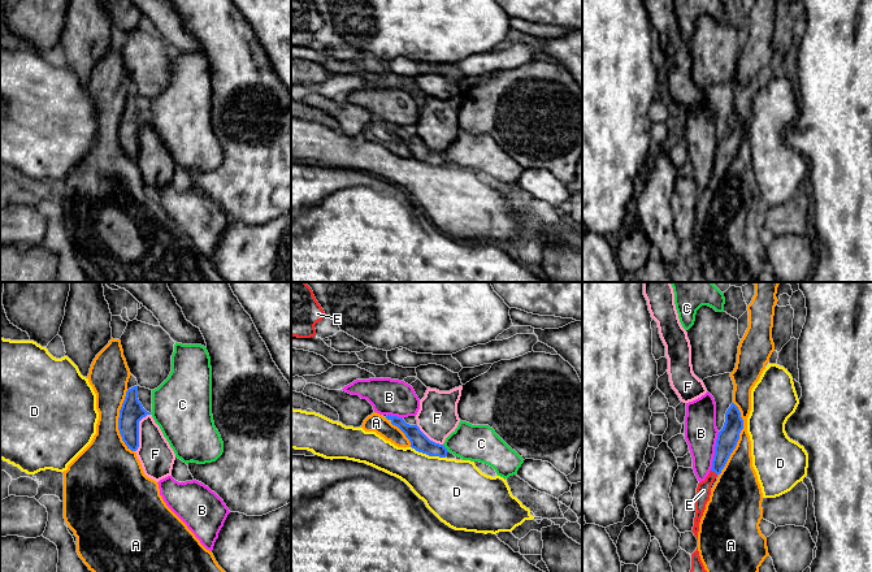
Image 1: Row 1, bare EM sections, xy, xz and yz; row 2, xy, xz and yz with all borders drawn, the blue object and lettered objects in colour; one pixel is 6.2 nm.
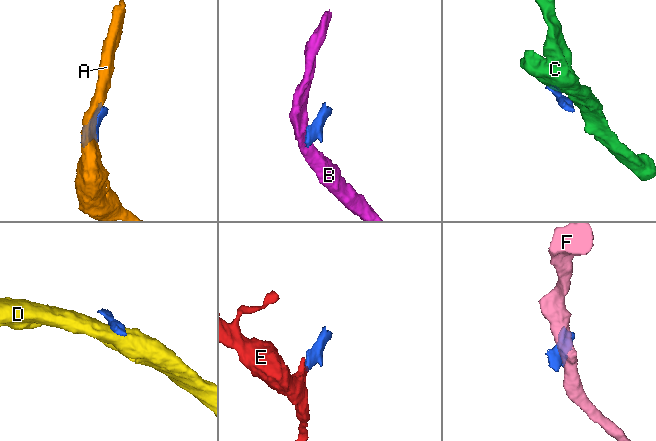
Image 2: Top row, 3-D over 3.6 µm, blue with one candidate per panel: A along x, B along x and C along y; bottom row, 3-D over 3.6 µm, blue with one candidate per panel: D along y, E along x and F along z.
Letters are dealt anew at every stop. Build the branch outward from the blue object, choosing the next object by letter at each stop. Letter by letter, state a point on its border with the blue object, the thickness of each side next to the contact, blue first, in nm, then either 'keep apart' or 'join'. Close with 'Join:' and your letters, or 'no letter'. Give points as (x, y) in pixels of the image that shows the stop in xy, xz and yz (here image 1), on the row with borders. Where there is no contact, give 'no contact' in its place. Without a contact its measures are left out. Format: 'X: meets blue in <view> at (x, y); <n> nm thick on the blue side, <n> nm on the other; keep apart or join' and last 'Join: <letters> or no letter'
A: meets blue in xy at (118, 421); 150 nm thick on the blue side, 300 nm on the other; keep apart
B: meets blue in yz at (715, 451); 130 nm thick on the blue side, 200 nm on the other; keep apart
C: meets blue in xz at (446, 449); 110 nm thick on the blue side, 220 nm on the other; keep apart
D: meets blue in xz at (428, 454); 110 nm thick on the blue side, 360 nm on the other; keep apart
E: meets blue in yz at (714, 471); 130 nm thick on the blue side, 90 nm on the other; join
F: meets blue in xy at (138, 432); 150 nm thick on the blue side, 220 nm on the other; keep apart
Join: E

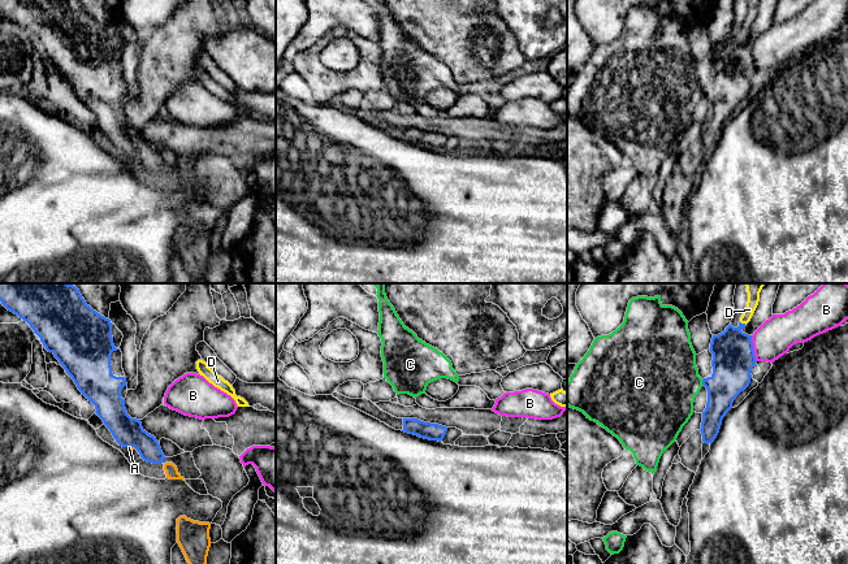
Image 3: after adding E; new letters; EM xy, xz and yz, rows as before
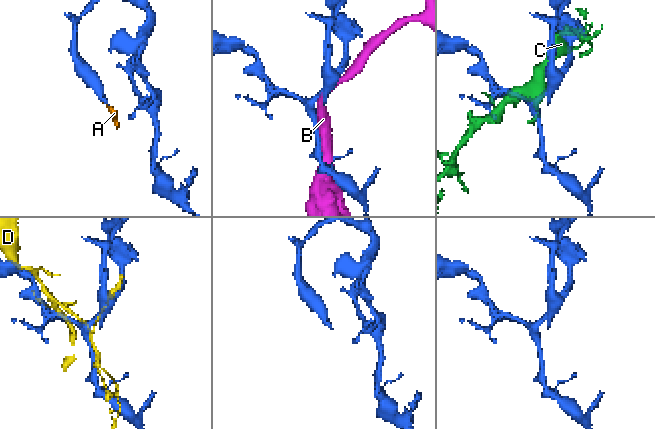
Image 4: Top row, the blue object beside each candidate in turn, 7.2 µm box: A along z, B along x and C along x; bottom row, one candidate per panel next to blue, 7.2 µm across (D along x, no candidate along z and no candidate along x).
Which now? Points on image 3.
A: meets blue in xy at (133, 446); 180 nm thick on the blue side, 20 nm on the other; join
B: meets blue in yz at (752, 348); 260 nm thick on the blue side, 240 nm on the other; keep apart
C: meets blue in yz at (702, 382); 260 nm thick on the blue side, 460 nm on the other; keep apart
D: meets blue in yz at (743, 324); 260 nm thick on the blue side, 100 nm on the other; keep apart
Join: A

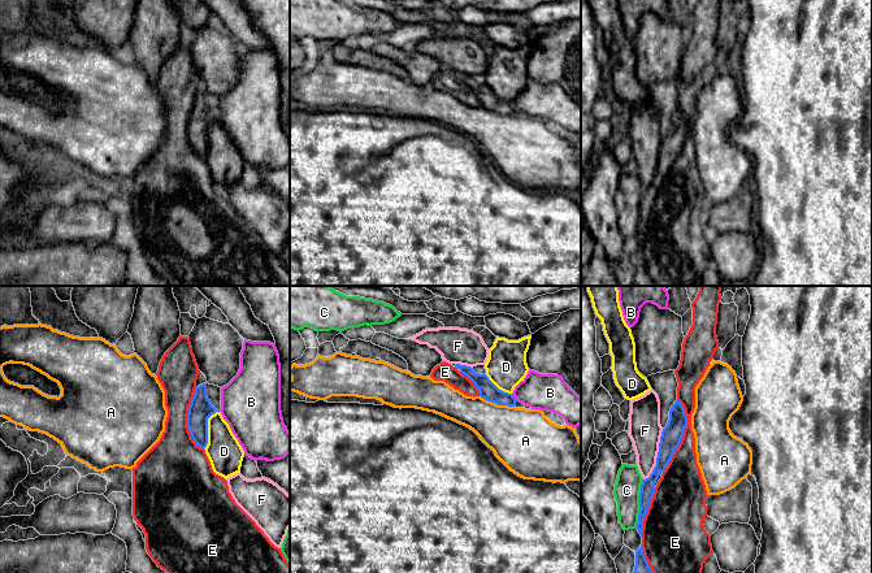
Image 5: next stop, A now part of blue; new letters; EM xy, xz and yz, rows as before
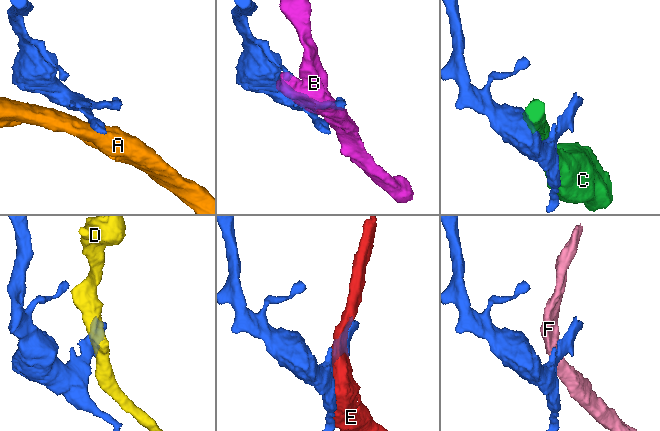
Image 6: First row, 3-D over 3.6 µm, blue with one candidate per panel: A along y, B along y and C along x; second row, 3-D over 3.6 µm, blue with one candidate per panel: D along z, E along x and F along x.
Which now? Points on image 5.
A: meets blue in xz at (497, 403); 110 nm thick on the blue side, 360 nm on the other; keep apart
B: meets blue in xz at (515, 398); 110 nm thick on the blue side, 220 nm on the other; keep apart
C: meets blue in yz at (640, 504); 90 nm thick on the blue side, 160 nm on the other; keep apart
D: meets blue in xy at (207, 429); 150 nm thick on the blue side, 220 nm on the other; keep apart
E: meets blue in xy at (187, 419); 150 nm thick on the blue side, 300 nm on the other; keep apart
F: meets blue in yz at (658, 455); 130 nm thick on the blue side, 200 nm on the other; keep apart
Join: no letter

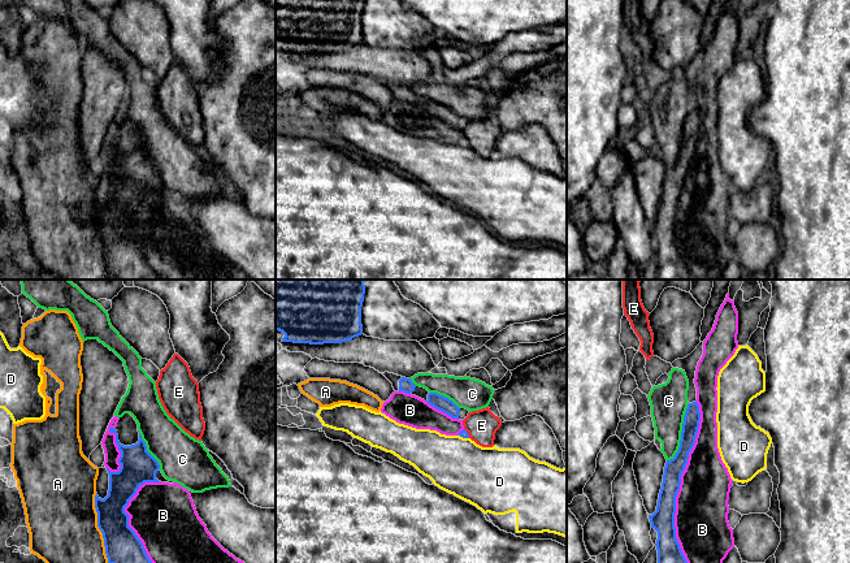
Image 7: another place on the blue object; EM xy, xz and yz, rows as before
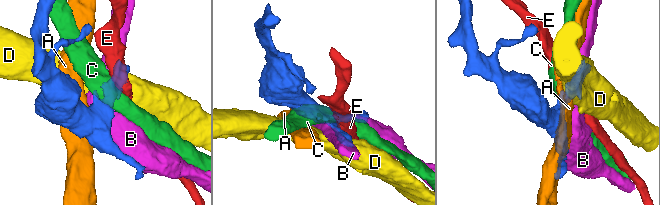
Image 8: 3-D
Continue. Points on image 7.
A: meets blue in xy at (99, 528); 220 nm thick on the blue side, 440 nm on the other; keep apart
B: meets blue in yz at (680, 481); 140 nm thick on the blue side, 320 nm on the other; keep apart
C: meets blue in yz at (681, 433); 120 nm thick on the blue side, 220 nm on the other; keep apart
D: meets blue in xz at (464, 437); 50 nm thick on the blue side, 360 nm on the other; keep apart
E: meets blue in xz at (467, 433); 50 nm thick on the blue side, 190 nm on the other; keep apart
Join: no letter

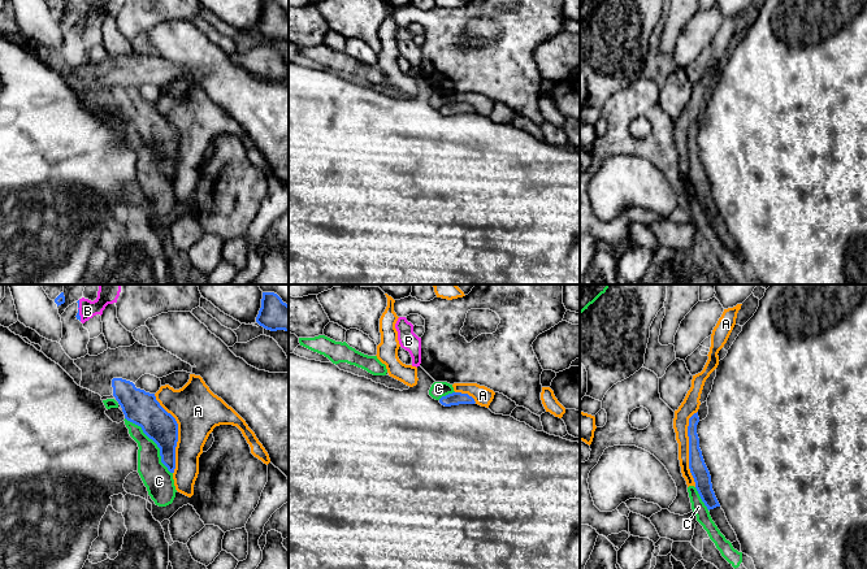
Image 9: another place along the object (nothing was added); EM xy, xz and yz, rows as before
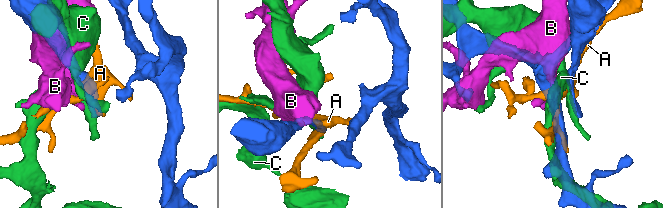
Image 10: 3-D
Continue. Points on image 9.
A: meets blue in xy at (177, 434); 200 nm thick on the blue side, 300 nm on the other; keep apart
B: meets blue in xy at (78, 311); 30 nm thick on the blue side, 140 nm on the other; keep apart
C: meets blue in xy at (155, 442); 200 nm thick on the blue side, 180 nm on the other; join
Join: C

